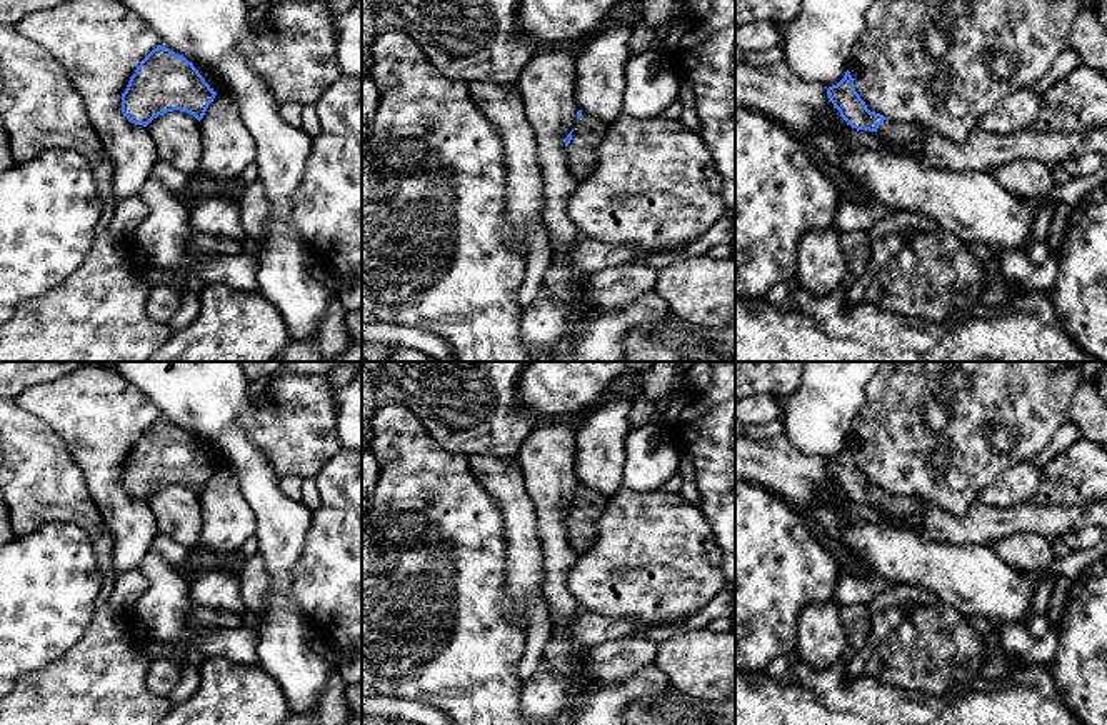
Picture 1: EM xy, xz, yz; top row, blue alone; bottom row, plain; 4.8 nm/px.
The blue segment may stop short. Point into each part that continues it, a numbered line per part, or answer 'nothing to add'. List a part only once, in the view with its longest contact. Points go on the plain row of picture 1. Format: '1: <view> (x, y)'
1: yz (896, 507)

